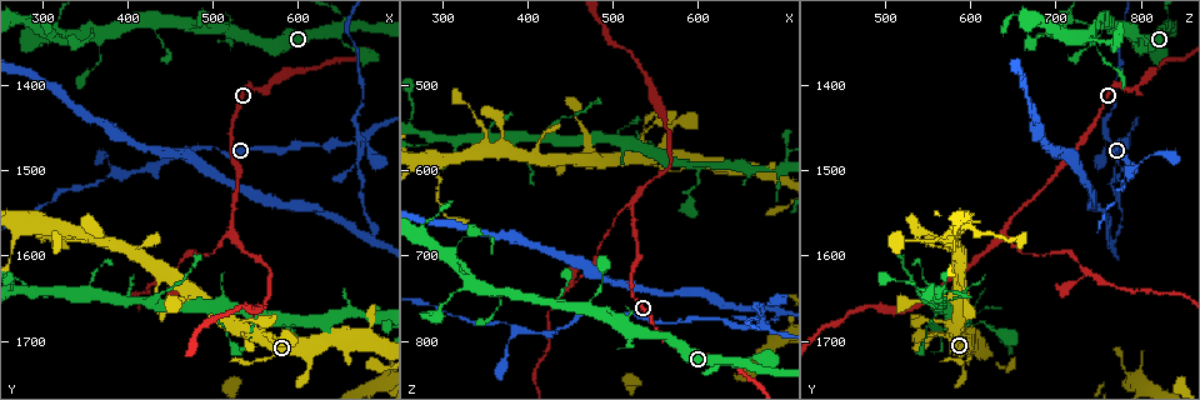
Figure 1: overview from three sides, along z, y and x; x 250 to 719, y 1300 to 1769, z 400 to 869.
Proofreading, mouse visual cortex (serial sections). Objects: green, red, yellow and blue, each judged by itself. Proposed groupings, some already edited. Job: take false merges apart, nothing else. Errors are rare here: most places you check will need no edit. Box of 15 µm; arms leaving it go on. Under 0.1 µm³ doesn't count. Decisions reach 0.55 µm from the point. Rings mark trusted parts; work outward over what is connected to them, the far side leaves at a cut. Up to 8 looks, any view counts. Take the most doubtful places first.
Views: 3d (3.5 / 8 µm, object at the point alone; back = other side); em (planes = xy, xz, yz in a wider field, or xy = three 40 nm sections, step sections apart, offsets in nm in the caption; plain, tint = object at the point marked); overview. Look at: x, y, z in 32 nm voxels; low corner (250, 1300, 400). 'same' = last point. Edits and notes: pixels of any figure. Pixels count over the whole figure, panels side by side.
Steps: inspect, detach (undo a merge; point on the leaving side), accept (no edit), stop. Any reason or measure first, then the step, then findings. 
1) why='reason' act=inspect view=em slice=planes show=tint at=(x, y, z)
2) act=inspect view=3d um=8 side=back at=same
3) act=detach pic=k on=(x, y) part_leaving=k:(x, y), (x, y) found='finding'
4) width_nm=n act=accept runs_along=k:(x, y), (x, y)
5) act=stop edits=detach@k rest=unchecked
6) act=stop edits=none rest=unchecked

why='a narrow waist' act=inspect view=3d um=3.5 at=(675, 1480, 775)

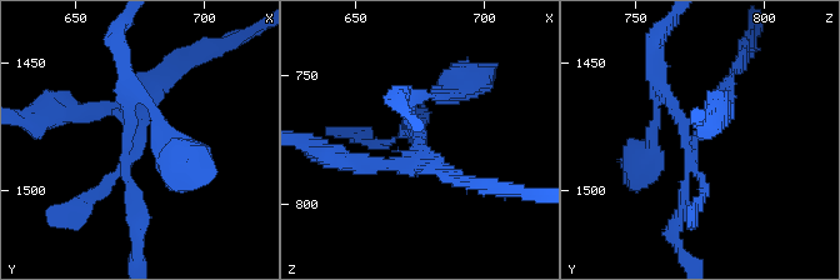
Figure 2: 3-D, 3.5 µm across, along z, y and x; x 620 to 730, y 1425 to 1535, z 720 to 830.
why='need the tissue' act=inspect view=em slice=xy step=2 show=tint at=(676, 1480, 773)

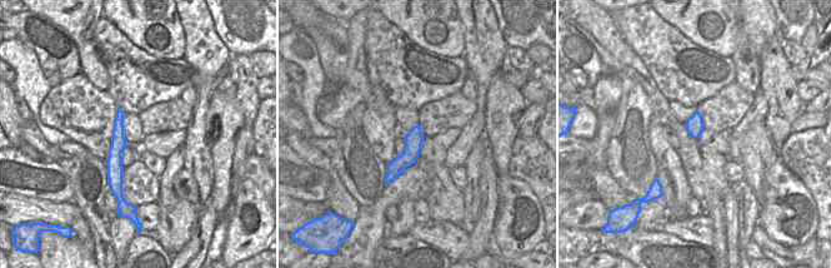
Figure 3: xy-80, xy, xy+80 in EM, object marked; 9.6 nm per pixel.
act=inspect view=em slice=xy step=5 show=tint at=same

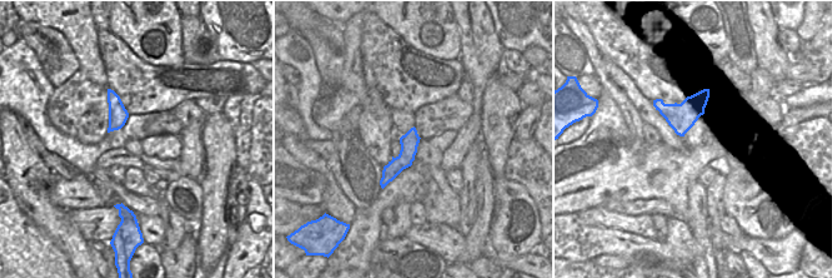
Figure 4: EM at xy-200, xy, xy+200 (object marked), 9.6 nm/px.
act=detach pic=2 on=(654, 145) part_leaving=2:(689, 169), (673, 226), (689, 260) found='a second cell is stuck on'

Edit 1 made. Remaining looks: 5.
why='see it whole again' act=inspect view=overview

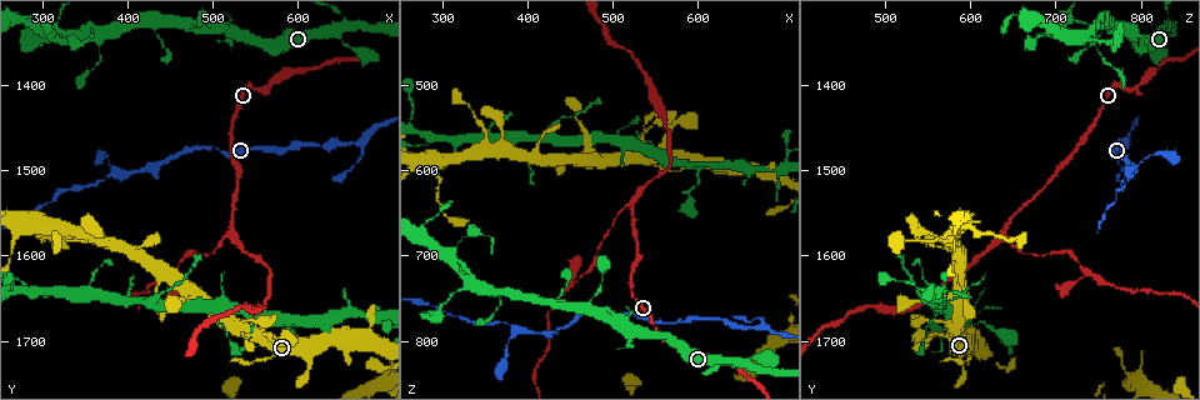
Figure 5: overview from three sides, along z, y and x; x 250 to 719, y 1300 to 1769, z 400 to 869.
why='three arms meet' act=inspect view=3d um=8 side=back at=(520, 1570, 640)

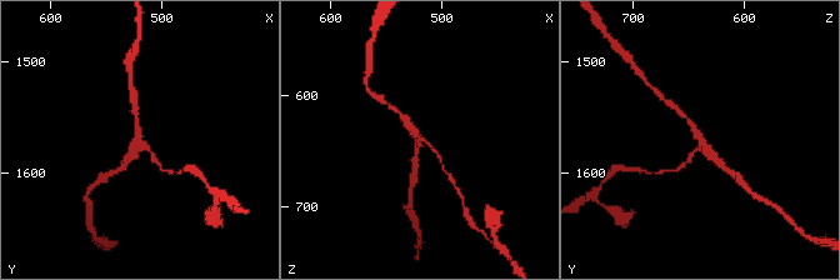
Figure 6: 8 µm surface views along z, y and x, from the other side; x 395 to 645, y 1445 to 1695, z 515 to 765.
act=inspect view=3d um=3.5 side=back at=(524, 1570, 640)

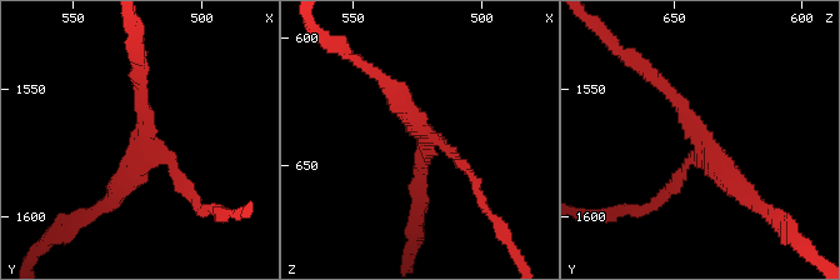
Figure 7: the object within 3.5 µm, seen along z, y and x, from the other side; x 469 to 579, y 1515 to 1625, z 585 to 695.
why='now the EM' act=inspect view=em slice=xy step=3 show=tint at=(523, 1571, 638)

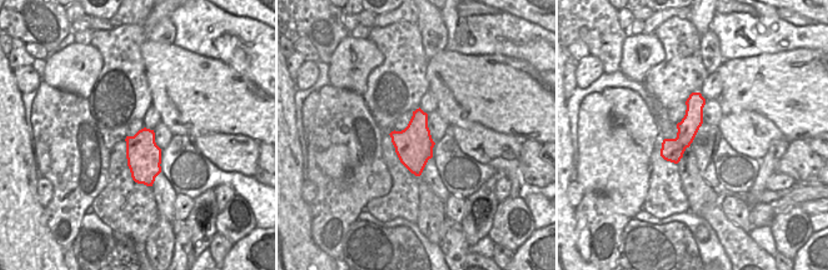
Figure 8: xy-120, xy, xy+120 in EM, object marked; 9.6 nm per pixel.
arm_widths_nm=150,200,300 act=accept runs_along=8:(697, 95), (687, 133), (663, 153) found='one cell here'

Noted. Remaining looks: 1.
why='three arms meet' act=inspect view=3d um=3.5 at=(455, 1620, 735)

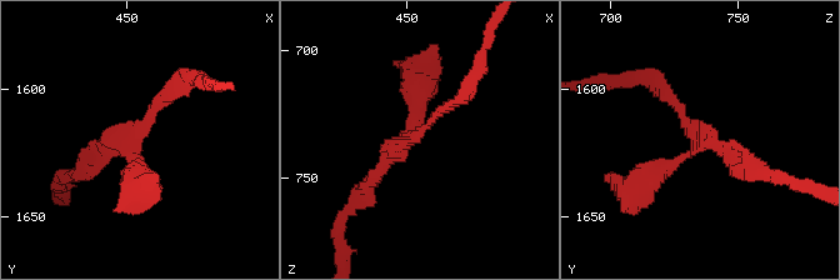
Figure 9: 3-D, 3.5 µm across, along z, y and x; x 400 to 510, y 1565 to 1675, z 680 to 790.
arm_widths_nm=150,150,300 act=accept runs_along=9:(461, 96), (391, 154), (365, 193) found='continuous, no second cell'

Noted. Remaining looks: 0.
act=stop edits=detach@2 rest=unchecked

